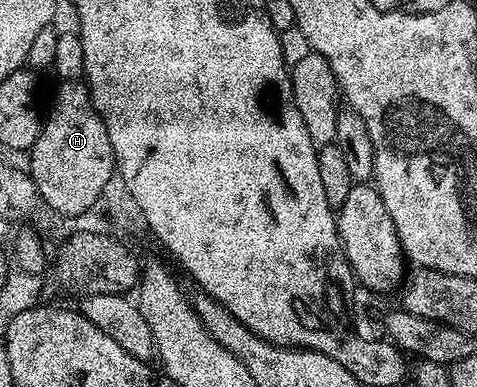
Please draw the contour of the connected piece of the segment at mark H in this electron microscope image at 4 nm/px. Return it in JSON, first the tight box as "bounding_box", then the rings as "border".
{"bounding_box":[28,80,116,218],"border":[[[62,80],[57,84],[58,91],[54,103],[49,103],[45,111],[40,136],[36,136],[36,144],[28,151],[28,173],[55,215],[74,218],[100,202],[105,185],[116,172],[116,163],[108,128],[92,104],[85,81]]]}

